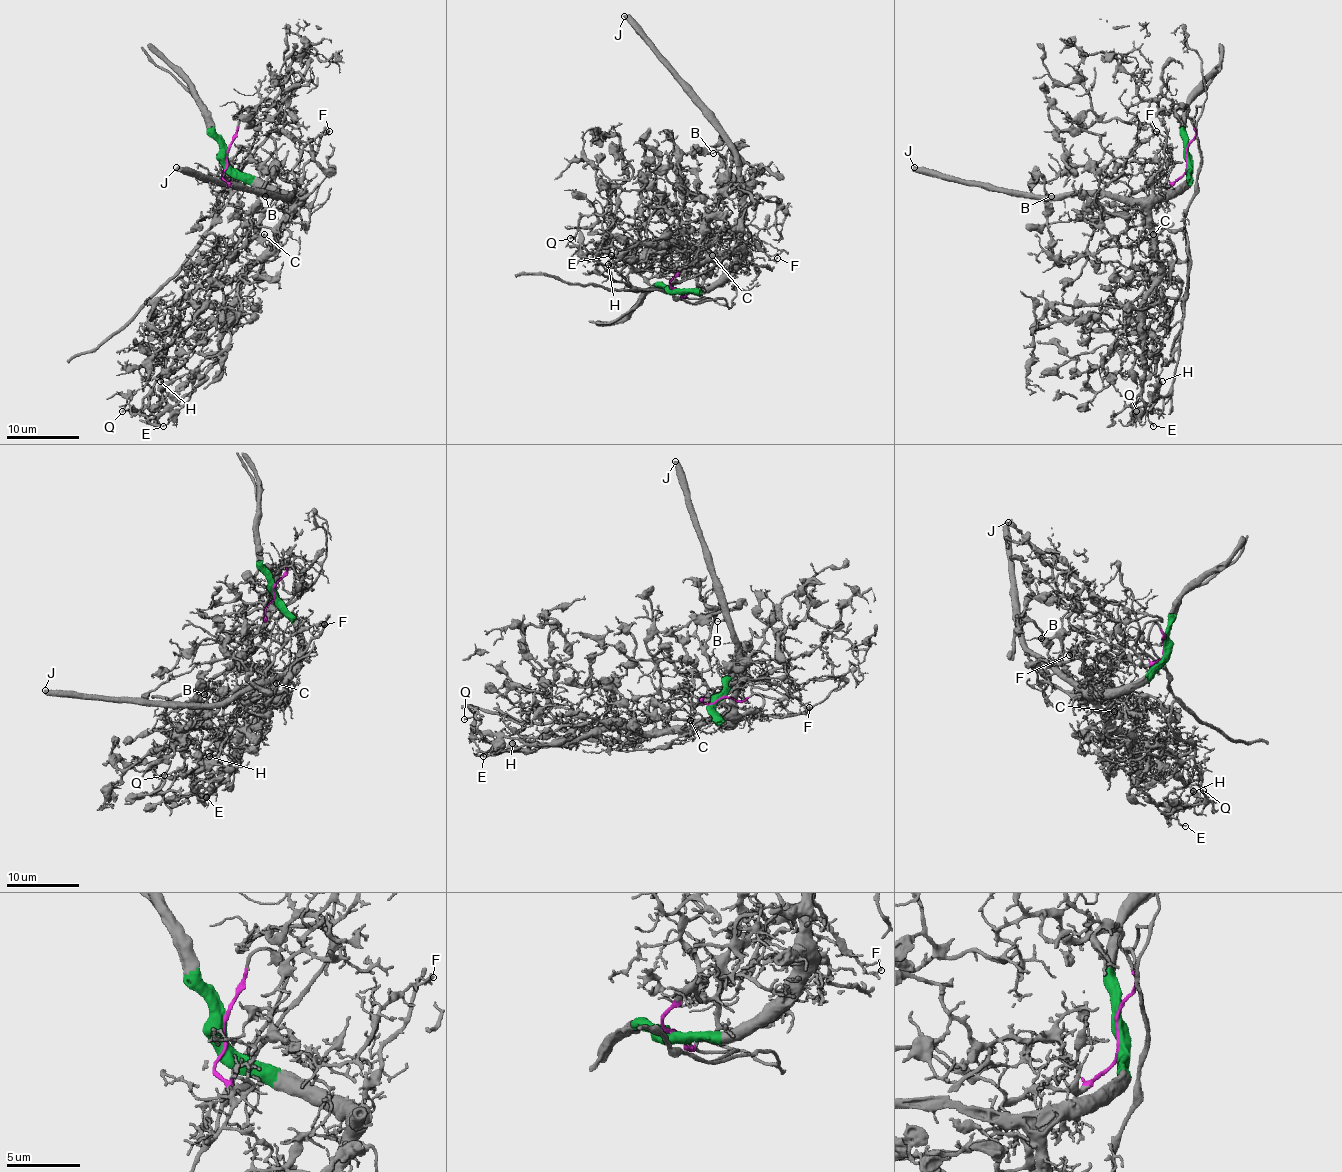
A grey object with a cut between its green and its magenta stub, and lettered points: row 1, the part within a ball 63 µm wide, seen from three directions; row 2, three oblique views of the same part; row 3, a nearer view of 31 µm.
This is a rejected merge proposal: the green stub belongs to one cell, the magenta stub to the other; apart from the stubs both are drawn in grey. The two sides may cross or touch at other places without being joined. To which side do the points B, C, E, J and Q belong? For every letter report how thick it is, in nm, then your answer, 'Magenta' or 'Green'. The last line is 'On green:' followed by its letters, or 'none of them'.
B: Thickness 120 nm. Green
C: Thickness 120 nm. Green
E: Thickness 130 nm. Green
J: Thickness 480 nm. Green
Q: Thickness 150 nm. Magenta
On green: B, C, E, J

